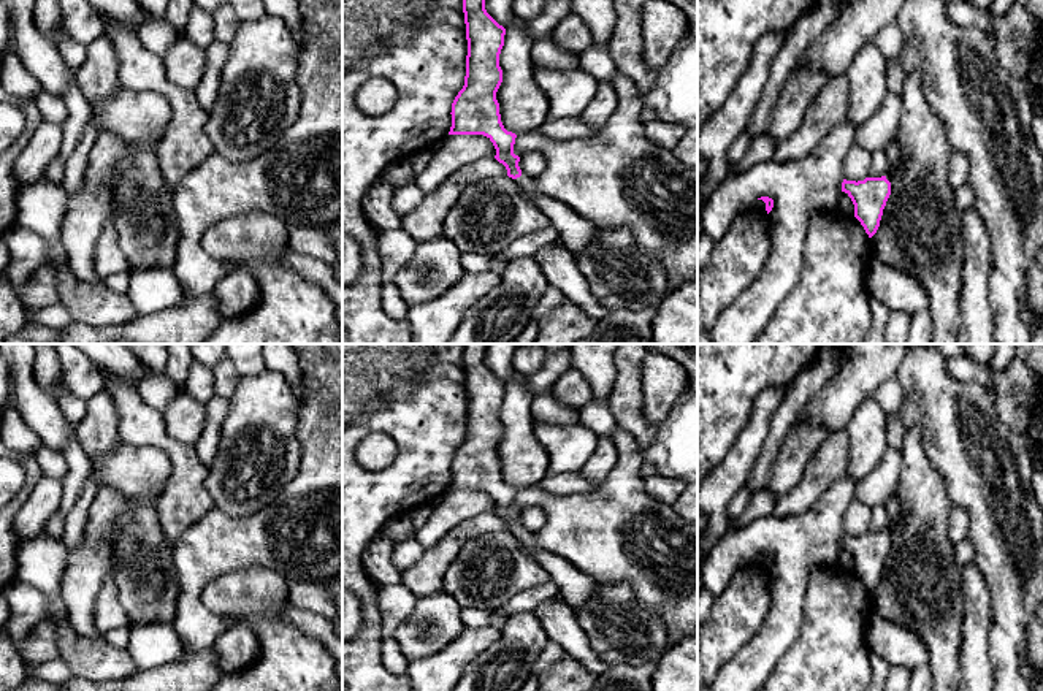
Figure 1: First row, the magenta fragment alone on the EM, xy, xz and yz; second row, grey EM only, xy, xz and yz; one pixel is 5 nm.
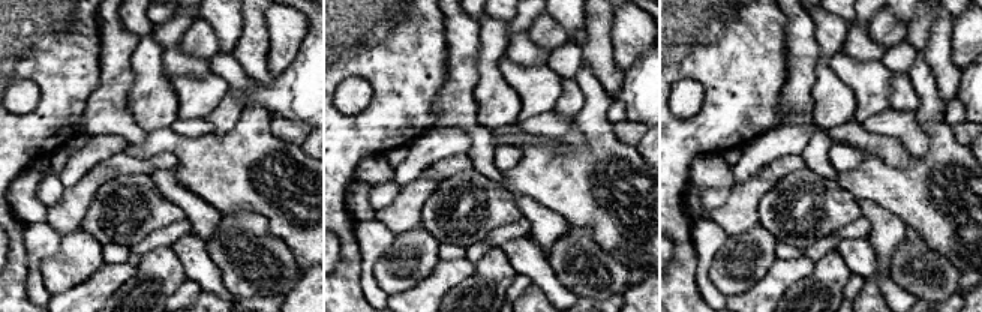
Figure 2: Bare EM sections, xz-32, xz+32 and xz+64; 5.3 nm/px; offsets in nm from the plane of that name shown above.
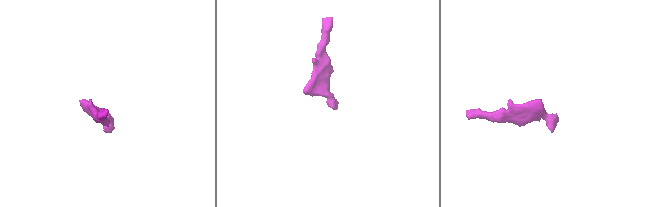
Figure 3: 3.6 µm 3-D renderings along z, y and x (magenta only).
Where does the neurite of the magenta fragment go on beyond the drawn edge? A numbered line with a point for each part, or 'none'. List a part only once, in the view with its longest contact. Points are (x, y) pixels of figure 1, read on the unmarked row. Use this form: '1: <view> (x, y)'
1: xz (576, 587)

